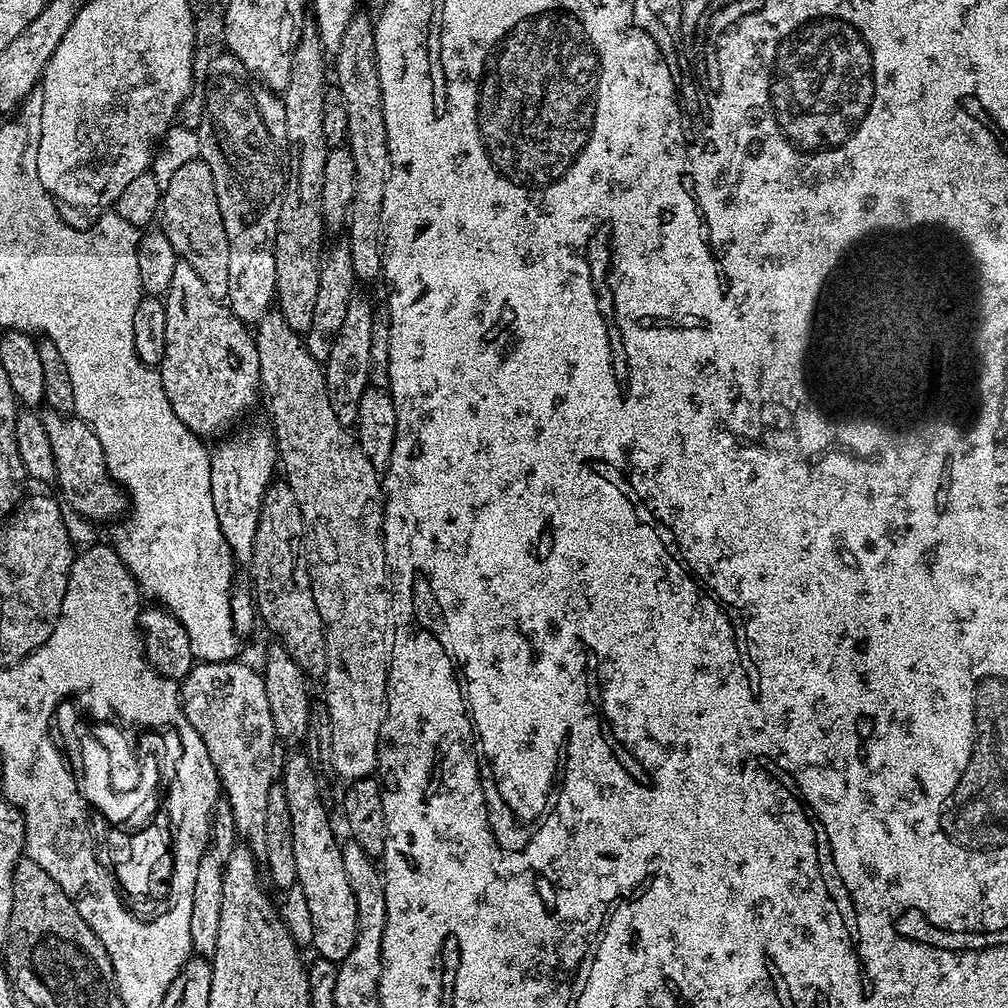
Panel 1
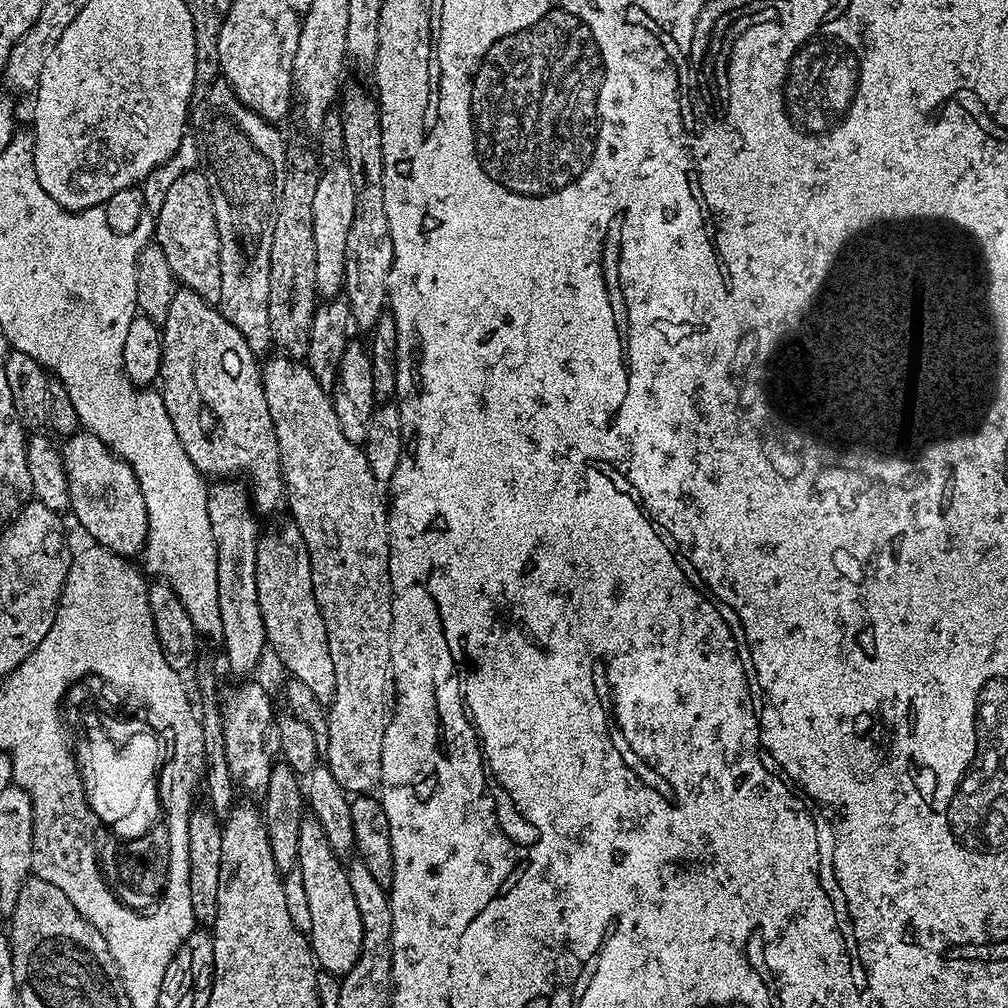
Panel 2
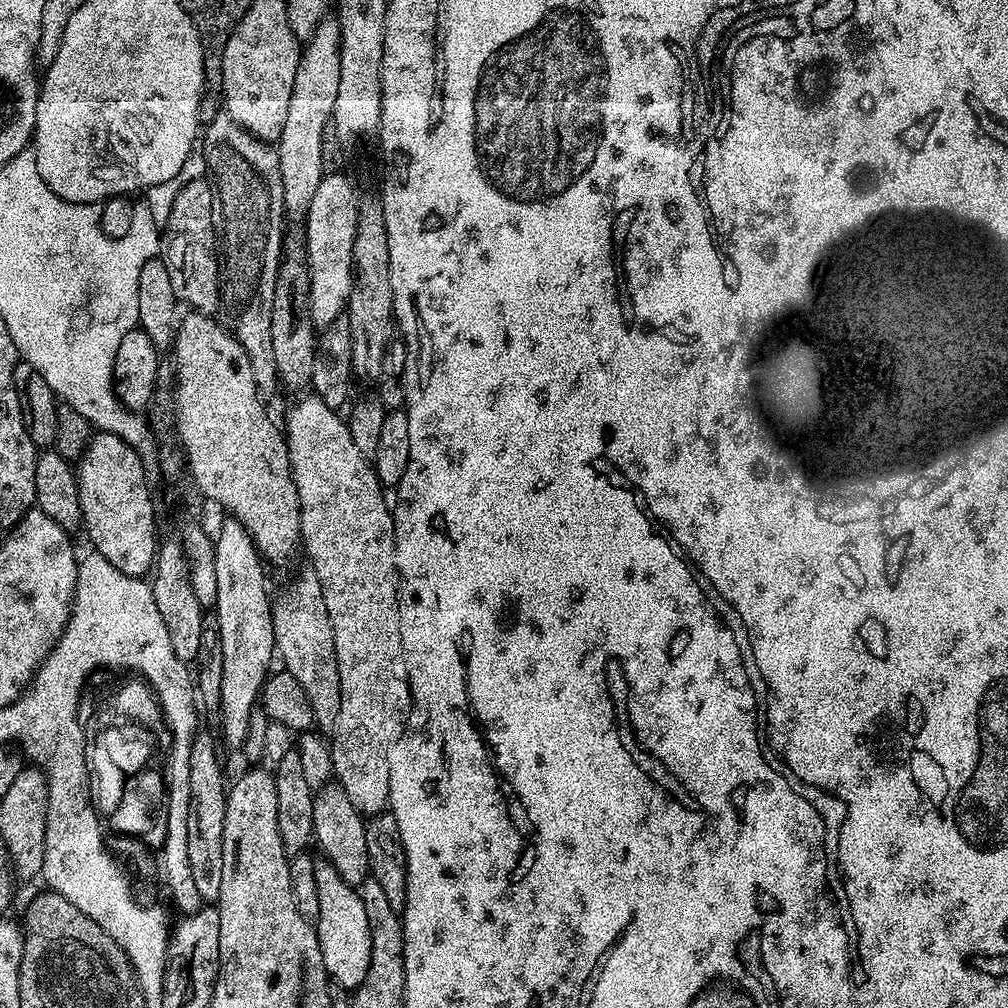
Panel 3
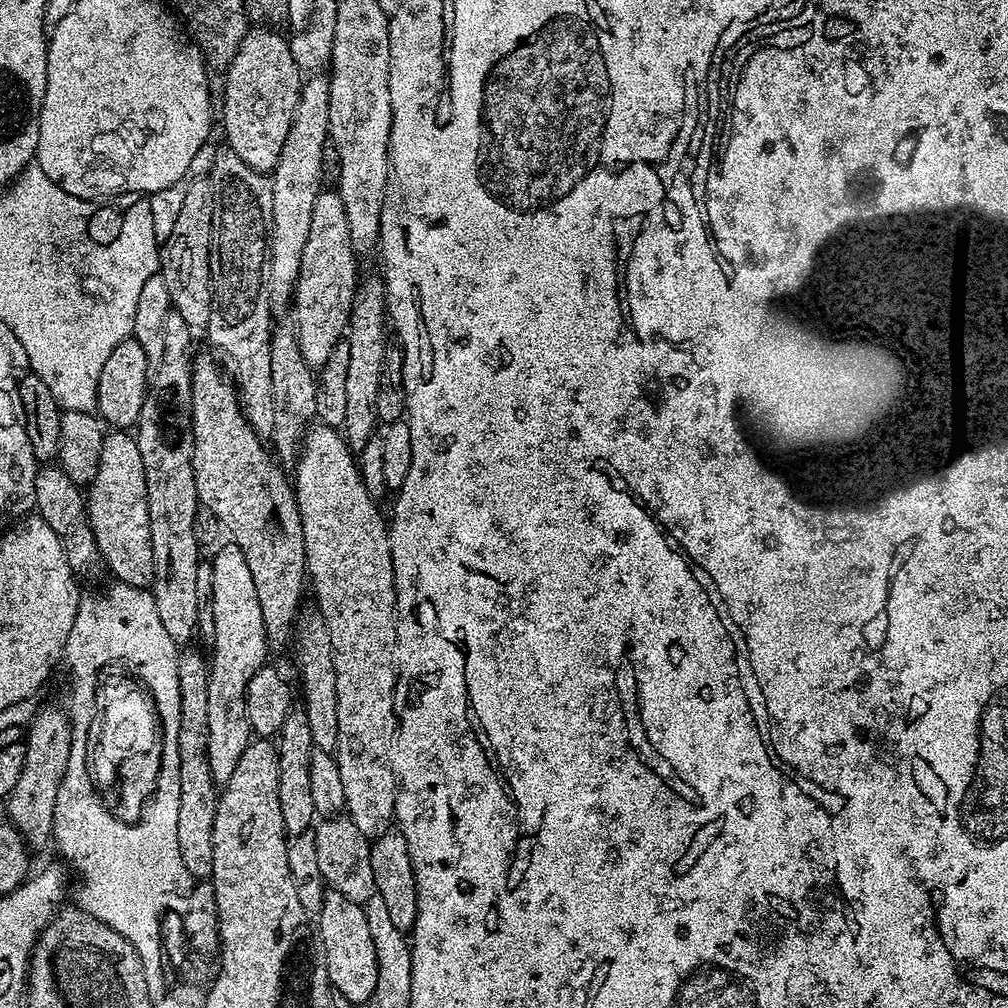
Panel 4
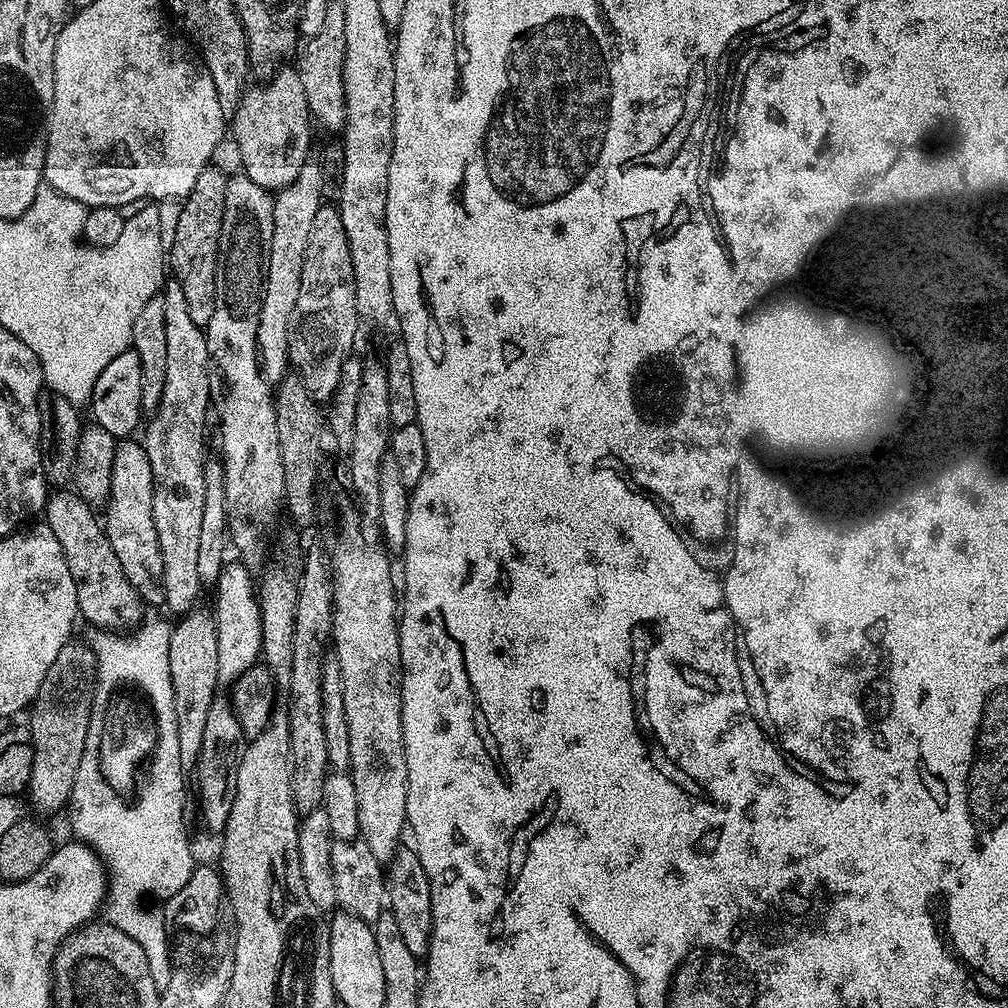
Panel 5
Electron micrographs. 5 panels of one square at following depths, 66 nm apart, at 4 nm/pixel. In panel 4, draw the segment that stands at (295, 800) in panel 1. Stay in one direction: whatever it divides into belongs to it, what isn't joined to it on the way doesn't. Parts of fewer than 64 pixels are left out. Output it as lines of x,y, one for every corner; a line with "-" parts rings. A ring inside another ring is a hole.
329,891
318,917
318,938
324,947
328,963
328,982
355,1006
367,1005
380,980
378,950
374,938
370,938
368,913
359,903
348,901
342,894

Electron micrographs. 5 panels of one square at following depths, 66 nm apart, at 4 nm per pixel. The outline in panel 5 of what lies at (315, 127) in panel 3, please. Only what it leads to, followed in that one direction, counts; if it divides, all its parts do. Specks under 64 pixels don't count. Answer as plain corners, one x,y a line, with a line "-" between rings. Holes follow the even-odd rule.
307,162
302,166
298,178
290,186
275,193
274,238
270,242
270,258
264,279
262,310
258,314
258,338
256,350
260,353
260,371
269,385
279,385
289,369
288,328
292,324
294,302
298,302
298,286
302,278
302,258
306,258
306,242
310,238
310,225
314,214
322,207
320,200
326,195
324,179
319,163

